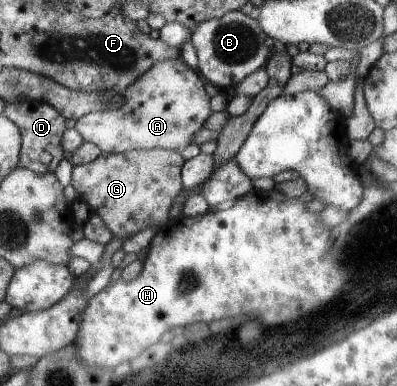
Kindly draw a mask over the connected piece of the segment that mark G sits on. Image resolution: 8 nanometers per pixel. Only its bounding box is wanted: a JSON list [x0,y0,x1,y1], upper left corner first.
[70,148,184,239]

